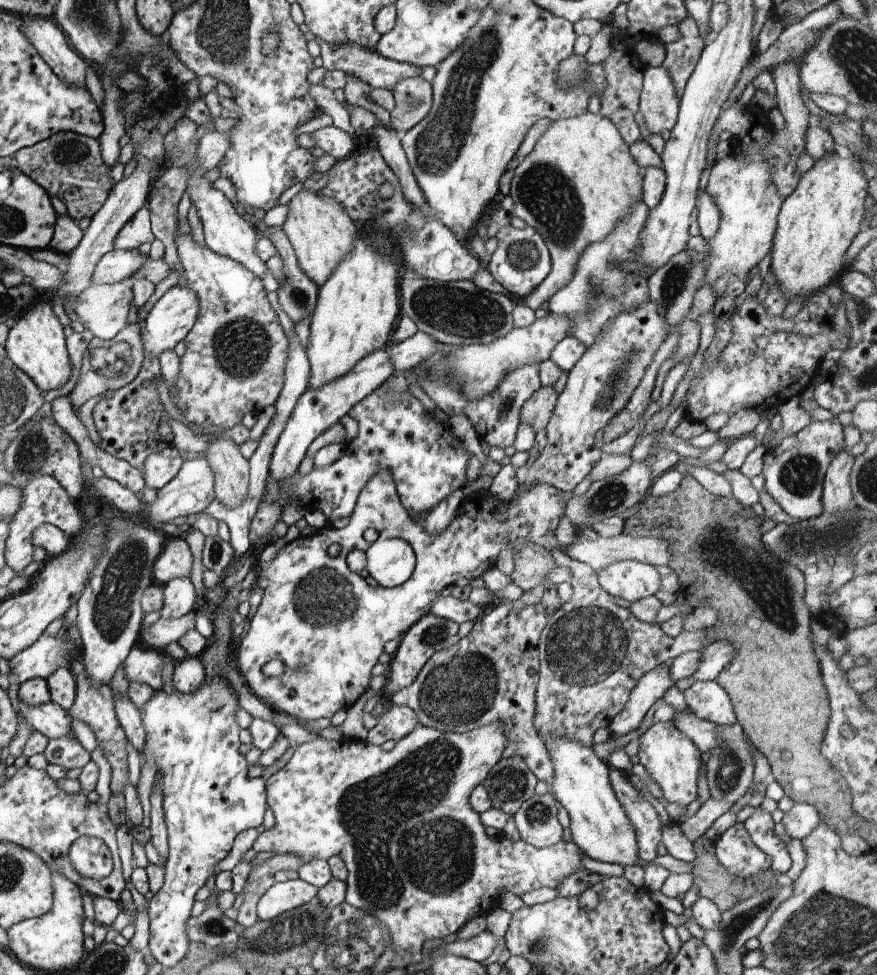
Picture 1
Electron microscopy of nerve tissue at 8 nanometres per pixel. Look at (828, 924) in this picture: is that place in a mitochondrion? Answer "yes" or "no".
yes

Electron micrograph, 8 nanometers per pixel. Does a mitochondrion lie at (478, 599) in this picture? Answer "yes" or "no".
no

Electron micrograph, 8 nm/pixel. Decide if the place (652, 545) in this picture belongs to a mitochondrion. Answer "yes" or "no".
no

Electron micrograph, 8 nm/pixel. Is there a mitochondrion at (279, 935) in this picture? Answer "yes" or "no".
yes

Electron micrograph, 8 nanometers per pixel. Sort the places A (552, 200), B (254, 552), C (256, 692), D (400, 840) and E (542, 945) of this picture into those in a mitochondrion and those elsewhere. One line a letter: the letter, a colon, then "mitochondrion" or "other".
A: mitochondrion
B: other
C: other
D: mitochondrion
E: mitochondrion

